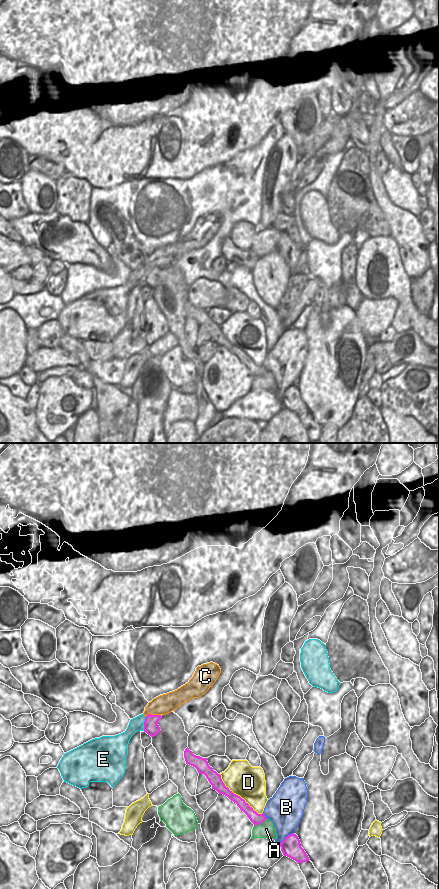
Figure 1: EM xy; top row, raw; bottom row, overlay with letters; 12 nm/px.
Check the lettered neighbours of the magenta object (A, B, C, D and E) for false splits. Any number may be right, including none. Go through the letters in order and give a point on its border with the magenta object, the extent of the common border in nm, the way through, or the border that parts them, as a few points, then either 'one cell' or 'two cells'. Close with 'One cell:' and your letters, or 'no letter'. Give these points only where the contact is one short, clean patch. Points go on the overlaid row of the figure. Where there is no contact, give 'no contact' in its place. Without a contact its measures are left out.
A: meets magenta in xy at (260, 823); contact 190 nm long; border along xy (266, 818), (254, 826); two cells
B: meets magenta in xy at (287, 836); contact 220 nm long; two cells
C: meets magenta in xy at (152, 715); contact 200 nm long; border along xy (160, 714), (148, 714), (145, 717); two cells
D: meets magenta in xy at (237, 795); contact 700 nm long; two cells
E: meets magenta in xy at (144, 724); contact 170 nm long; border along xy (145, 717), (143, 730); two cells
One cell: no letter

